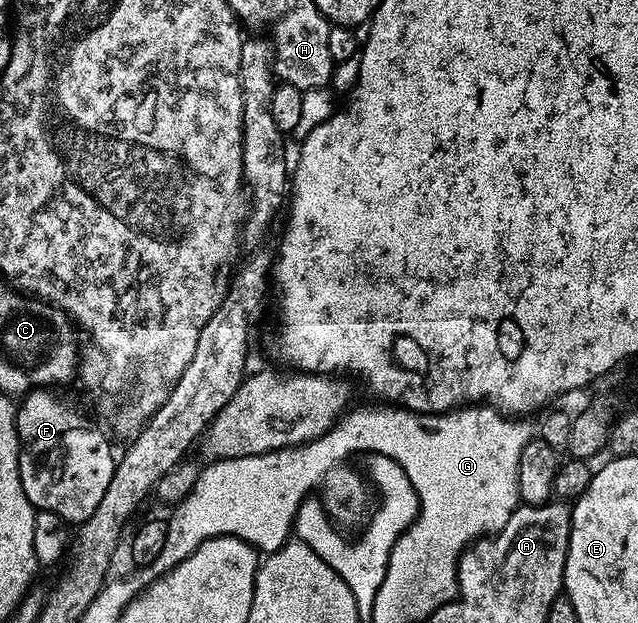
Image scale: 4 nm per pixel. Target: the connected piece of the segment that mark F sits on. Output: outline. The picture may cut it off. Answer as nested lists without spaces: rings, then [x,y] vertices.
[[[51,390],[29,391],[16,409],[16,432],[20,438],[20,480],[33,507],[58,513],[65,523],[84,523],[98,509],[98,501],[106,497],[106,485],[114,477],[118,462],[112,456],[108,439],[88,424],[84,415],[67,407]]]

